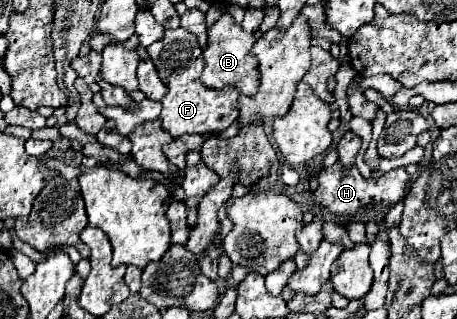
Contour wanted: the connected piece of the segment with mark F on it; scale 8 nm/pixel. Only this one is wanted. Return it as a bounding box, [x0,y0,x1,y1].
[147,28,239,138]

